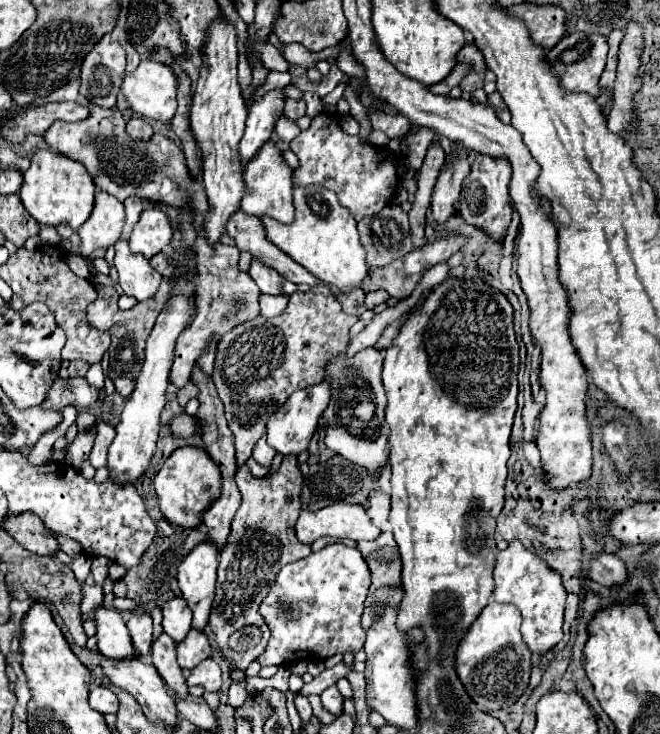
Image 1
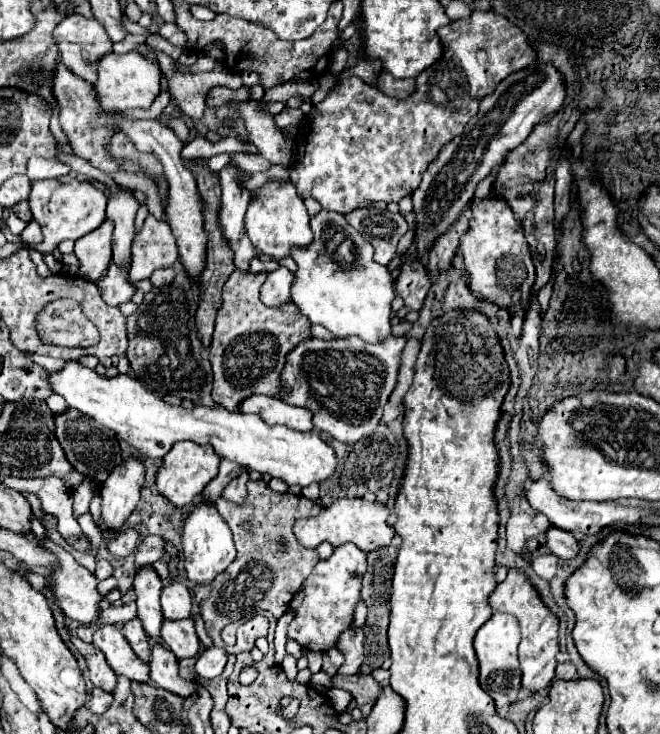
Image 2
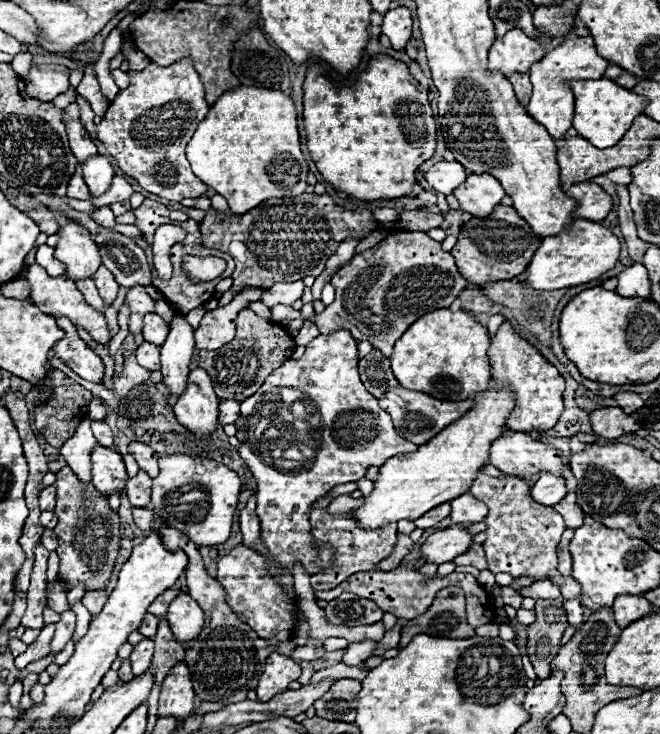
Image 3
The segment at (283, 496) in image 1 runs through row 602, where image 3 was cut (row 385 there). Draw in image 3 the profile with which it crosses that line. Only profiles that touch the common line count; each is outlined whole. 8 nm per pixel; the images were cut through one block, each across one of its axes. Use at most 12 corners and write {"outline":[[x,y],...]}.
{"outline":[[238,312],[238,336],[198,366],[218,398],[242,402],[296,344],[280,324]]}

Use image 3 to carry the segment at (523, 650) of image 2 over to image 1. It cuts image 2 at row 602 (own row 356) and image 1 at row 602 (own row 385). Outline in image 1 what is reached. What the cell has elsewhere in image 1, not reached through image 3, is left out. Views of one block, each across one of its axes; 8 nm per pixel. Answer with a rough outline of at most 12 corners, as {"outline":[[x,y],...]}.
{"outline":[[520,542],[496,556],[494,600],[522,612],[534,656],[564,636],[560,574]]}

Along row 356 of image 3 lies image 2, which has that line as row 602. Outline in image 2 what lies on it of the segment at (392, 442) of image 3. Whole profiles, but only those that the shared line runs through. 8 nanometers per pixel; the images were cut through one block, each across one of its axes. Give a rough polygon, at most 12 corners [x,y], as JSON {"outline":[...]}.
{"outline":[[334,548],[302,582],[288,638],[326,652],[352,624],[366,552]]}

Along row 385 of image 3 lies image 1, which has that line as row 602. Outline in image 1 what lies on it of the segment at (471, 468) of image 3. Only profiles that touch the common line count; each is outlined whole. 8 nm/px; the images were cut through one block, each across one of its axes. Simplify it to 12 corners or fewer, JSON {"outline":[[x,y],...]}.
{"outline":[[490,602],[456,666],[480,710],[512,706],[530,678],[520,610]]}

